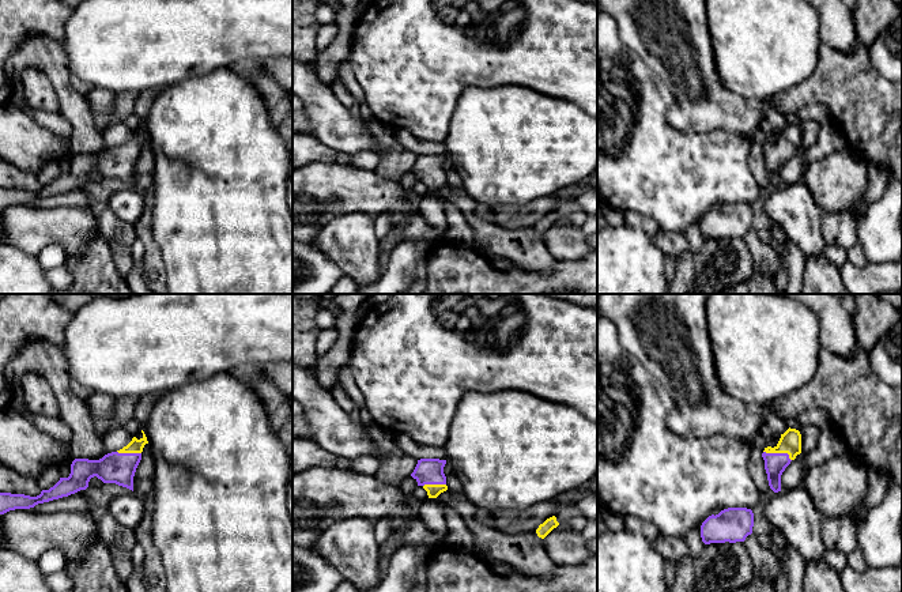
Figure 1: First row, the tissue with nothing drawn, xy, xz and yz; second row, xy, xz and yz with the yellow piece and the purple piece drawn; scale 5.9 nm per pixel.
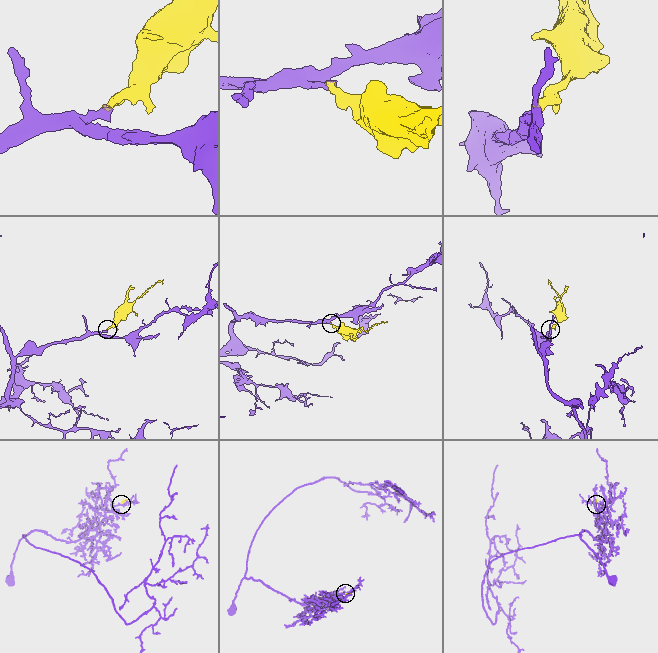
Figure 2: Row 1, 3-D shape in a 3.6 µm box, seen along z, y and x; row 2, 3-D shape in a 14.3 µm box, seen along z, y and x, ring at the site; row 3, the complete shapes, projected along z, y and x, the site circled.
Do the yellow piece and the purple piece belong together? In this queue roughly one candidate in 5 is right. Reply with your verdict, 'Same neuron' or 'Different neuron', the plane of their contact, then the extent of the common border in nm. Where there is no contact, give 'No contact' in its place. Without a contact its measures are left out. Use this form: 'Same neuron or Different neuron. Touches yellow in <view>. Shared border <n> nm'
Same neuron. Touches yellow in yz. Shared border 180 nm

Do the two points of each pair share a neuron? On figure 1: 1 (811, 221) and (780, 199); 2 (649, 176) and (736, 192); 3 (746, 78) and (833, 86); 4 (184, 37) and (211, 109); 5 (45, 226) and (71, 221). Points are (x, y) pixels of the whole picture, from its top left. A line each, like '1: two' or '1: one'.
1: one
2: one
3: two
4: two
5: one

